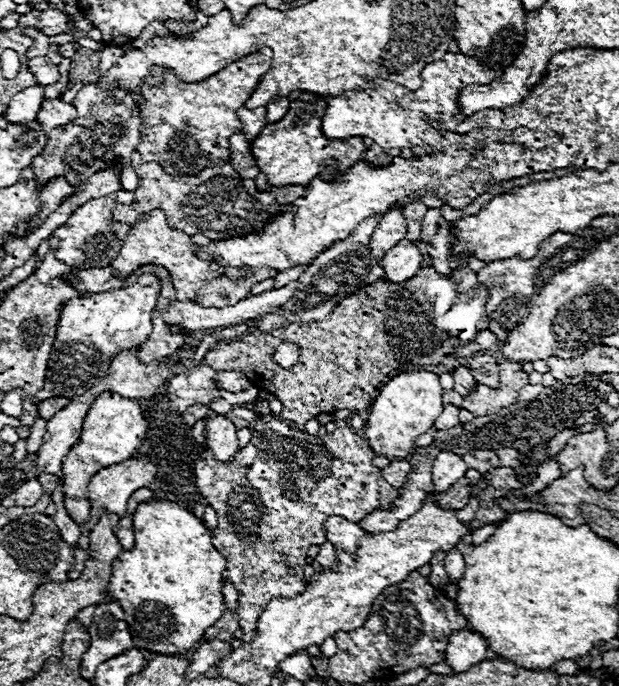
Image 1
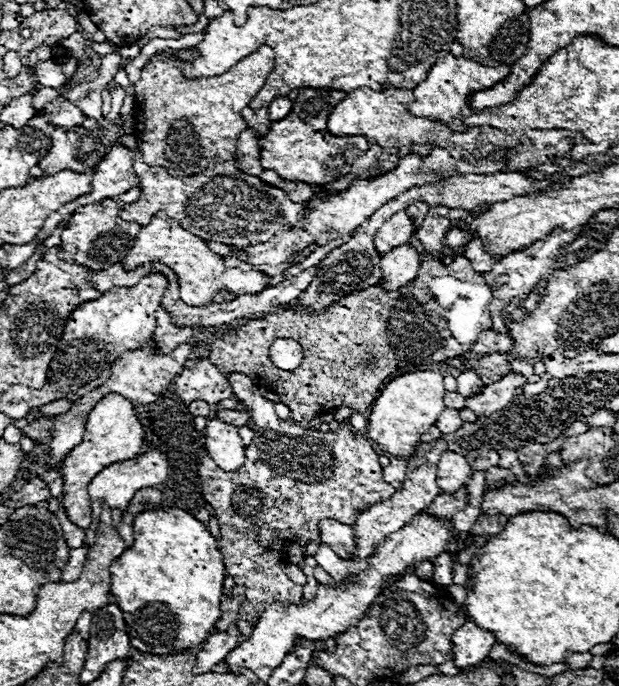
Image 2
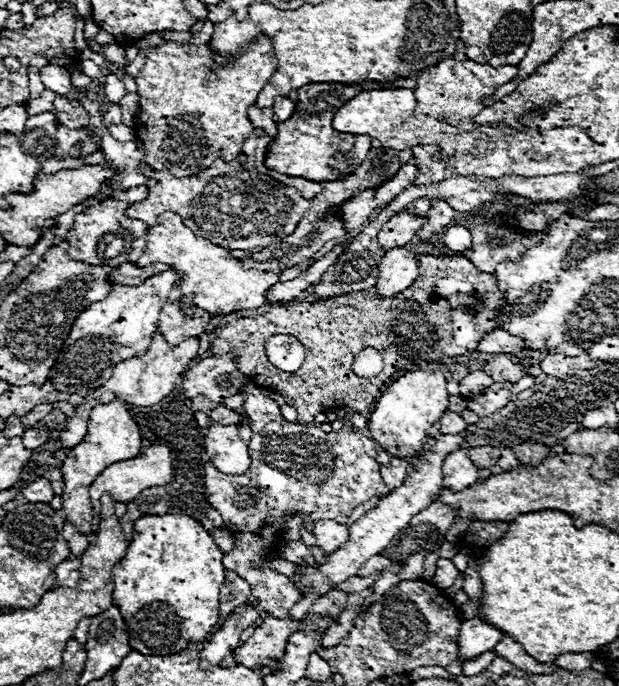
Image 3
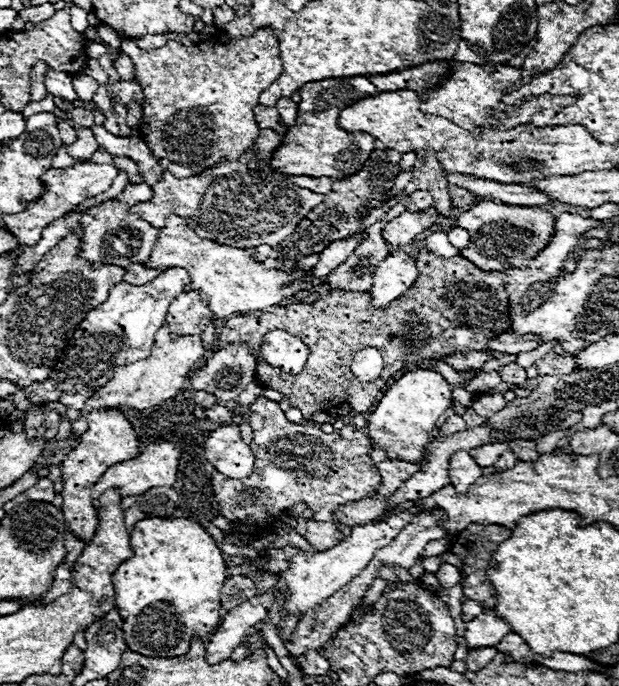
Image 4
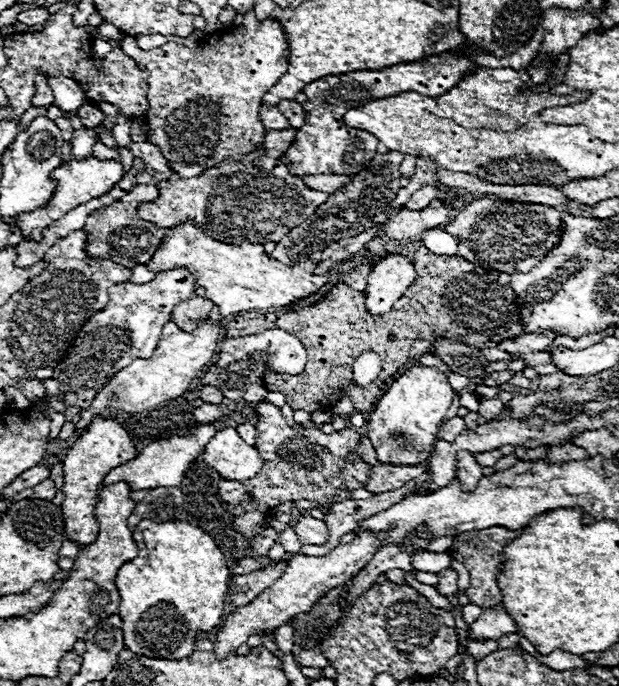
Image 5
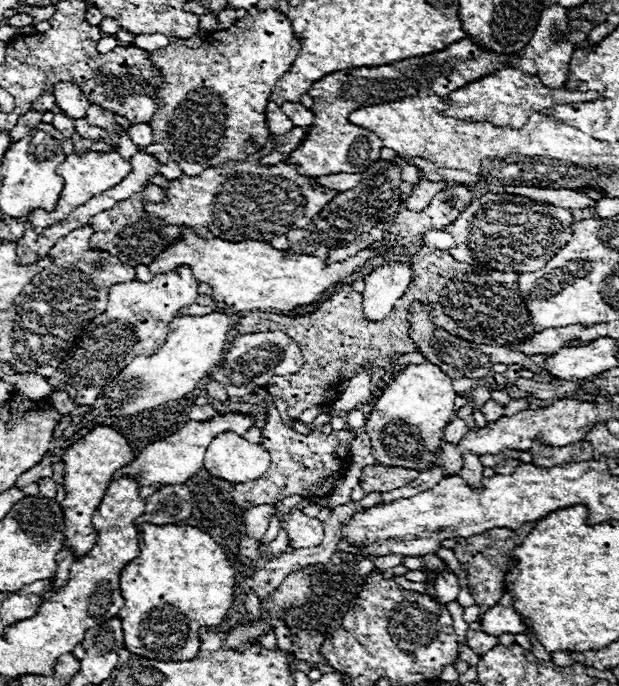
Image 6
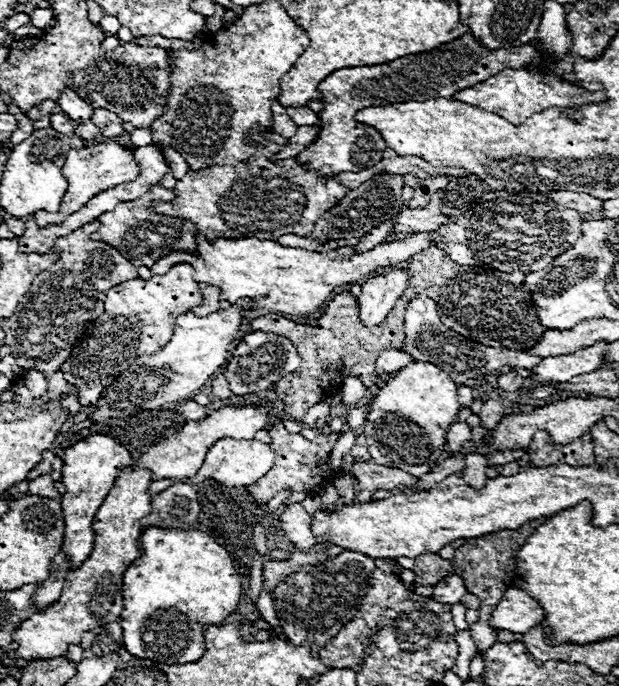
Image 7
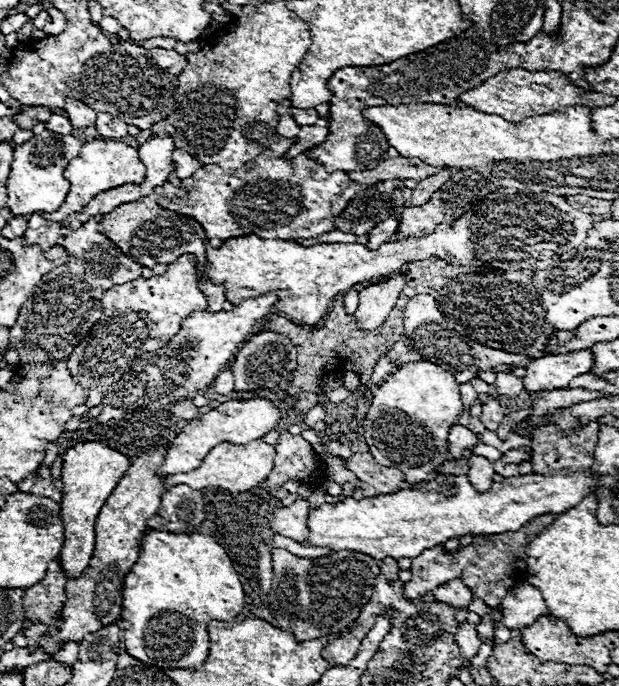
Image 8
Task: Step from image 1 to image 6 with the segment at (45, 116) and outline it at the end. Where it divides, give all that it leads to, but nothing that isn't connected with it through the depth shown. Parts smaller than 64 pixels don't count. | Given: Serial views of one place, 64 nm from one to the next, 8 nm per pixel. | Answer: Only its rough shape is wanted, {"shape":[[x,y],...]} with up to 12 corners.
{"shape":[[88,106],[84,118],[90,126],[100,126],[106,132],[118,128],[114,114]]}

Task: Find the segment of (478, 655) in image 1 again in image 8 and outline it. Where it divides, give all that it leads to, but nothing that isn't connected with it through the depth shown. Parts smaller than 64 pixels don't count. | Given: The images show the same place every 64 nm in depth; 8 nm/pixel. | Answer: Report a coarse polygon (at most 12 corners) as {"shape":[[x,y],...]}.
{"shape":[[530,584],[510,588],[500,622],[522,630],[548,608]]}

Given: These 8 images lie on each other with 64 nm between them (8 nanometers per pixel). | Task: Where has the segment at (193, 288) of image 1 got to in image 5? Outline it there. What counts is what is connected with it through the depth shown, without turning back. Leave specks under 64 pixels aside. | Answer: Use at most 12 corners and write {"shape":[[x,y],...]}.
{"shape":[[188,222],[148,266],[178,266],[222,318],[290,306],[330,280],[262,244],[224,244]]}

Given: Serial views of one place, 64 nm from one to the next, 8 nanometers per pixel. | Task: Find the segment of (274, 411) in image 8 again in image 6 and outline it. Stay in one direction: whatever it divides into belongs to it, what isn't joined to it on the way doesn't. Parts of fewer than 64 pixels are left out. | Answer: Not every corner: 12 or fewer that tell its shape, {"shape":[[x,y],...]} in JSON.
{"shape":[[218,414],[188,422],[146,446],[112,480],[184,484],[202,468],[220,432],[242,436],[254,416]]}

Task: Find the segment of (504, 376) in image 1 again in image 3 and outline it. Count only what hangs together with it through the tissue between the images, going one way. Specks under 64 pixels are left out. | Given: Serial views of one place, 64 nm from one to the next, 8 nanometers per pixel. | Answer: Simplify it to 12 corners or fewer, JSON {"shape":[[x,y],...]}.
{"shape":[[494,382],[486,392],[466,400],[478,416],[510,402],[514,382]]}

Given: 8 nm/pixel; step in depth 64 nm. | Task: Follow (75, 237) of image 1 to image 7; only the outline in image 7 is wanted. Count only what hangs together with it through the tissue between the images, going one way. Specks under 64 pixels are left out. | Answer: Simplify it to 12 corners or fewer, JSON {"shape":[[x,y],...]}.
{"shape":[[156,184],[96,218],[94,240],[134,266],[196,248],[192,222],[158,216],[150,202],[174,192]]}

